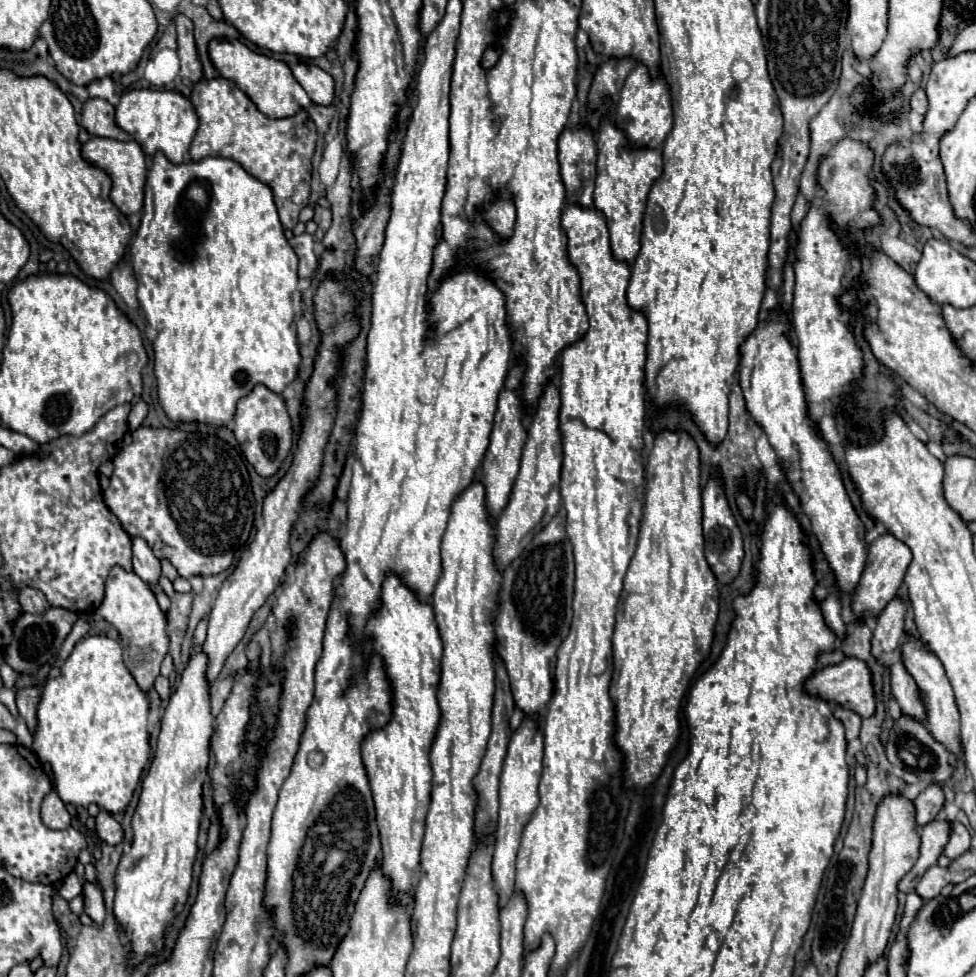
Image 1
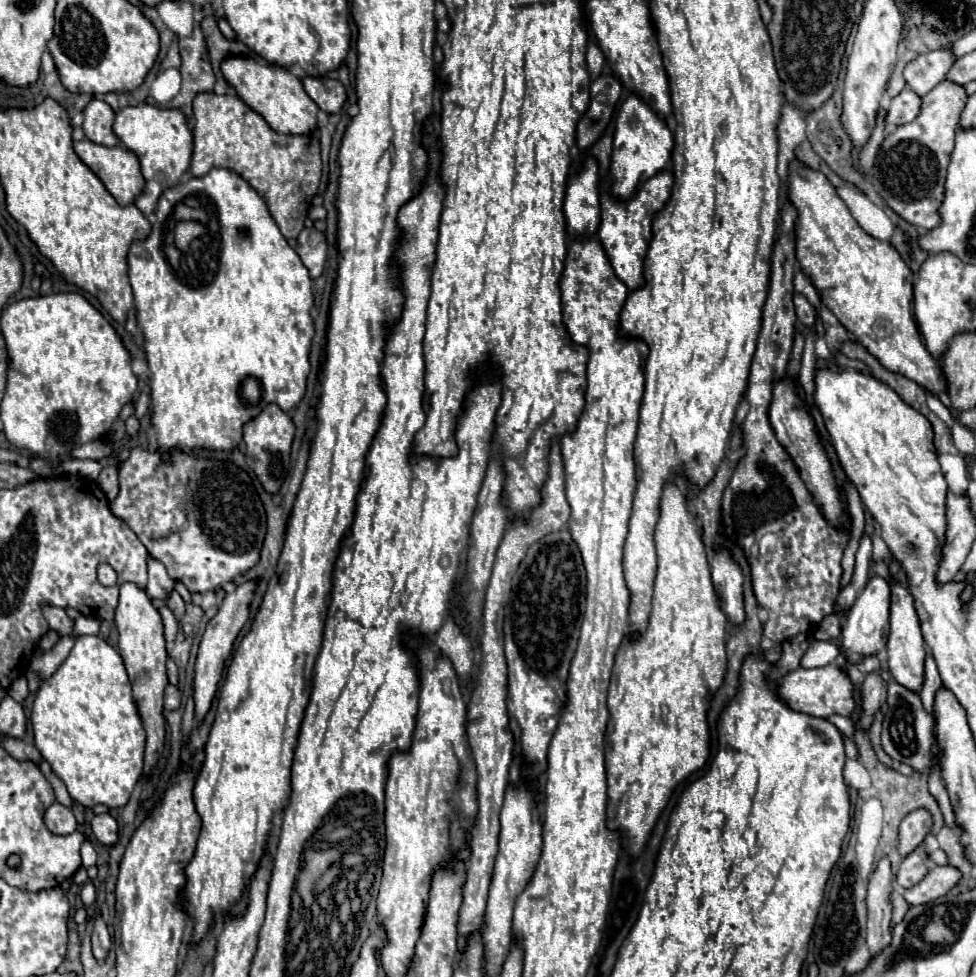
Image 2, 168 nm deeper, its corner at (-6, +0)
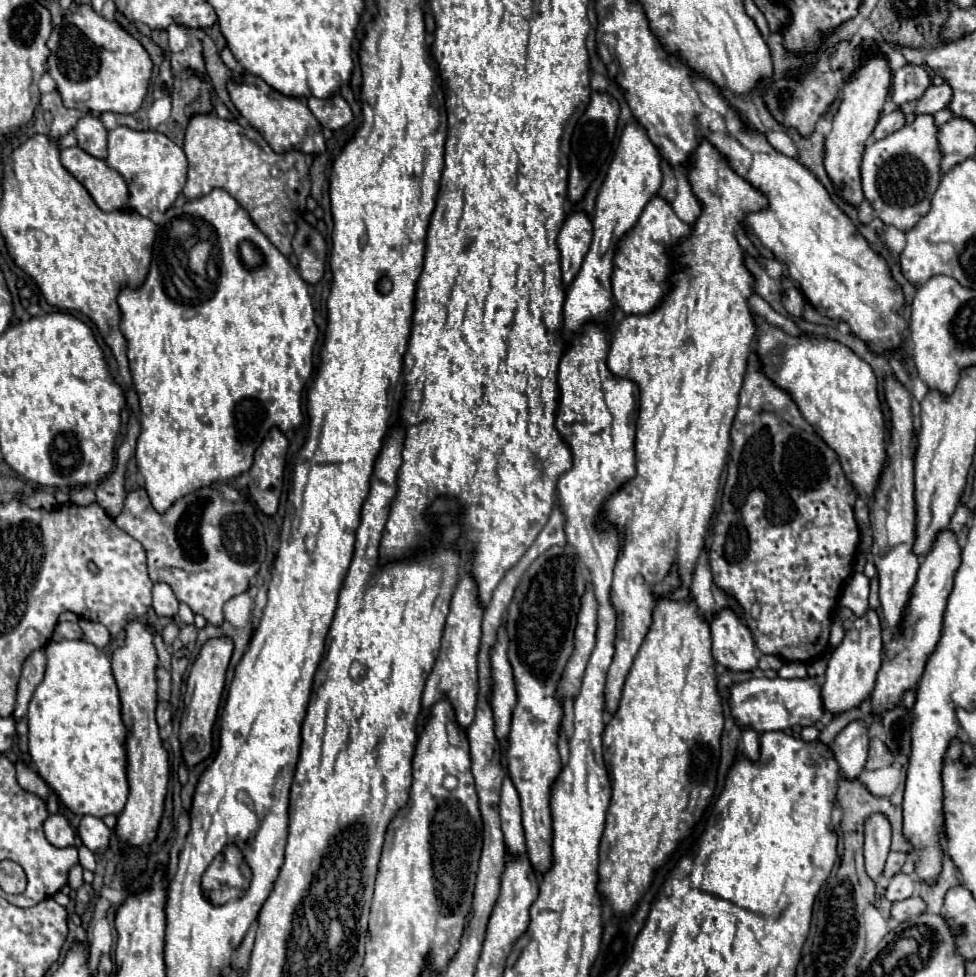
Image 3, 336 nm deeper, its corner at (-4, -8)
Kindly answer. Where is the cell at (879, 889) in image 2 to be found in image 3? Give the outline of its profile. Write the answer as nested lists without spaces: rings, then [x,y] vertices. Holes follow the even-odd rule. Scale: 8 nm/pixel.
[[[874,813],[864,823],[864,859],[866,871],[874,881],[882,879],[882,869],[890,853],[890,821],[882,813]]]

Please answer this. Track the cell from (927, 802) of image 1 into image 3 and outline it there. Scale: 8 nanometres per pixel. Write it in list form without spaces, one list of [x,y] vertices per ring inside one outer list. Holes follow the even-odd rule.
[[[890,851],[888,859],[886,859],[886,865],[884,865],[884,871],[882,871],[882,877],[890,879],[892,875],[896,875],[896,873],[902,869],[904,859],[906,859],[906,853],[896,853],[896,851]]]

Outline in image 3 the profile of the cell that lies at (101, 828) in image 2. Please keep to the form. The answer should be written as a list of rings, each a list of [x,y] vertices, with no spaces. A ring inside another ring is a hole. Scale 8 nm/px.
[[[84,815],[78,825],[78,837],[92,853],[104,853],[110,845],[112,831],[104,825],[102,819],[94,815]]]

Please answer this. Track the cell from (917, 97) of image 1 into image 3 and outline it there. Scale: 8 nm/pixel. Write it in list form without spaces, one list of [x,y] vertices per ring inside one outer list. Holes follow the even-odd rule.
[[[890,111],[890,113],[886,113],[886,115],[880,117],[880,121],[878,121],[872,137],[874,139],[882,139],[882,137],[898,131],[900,127],[904,127],[904,115],[898,113],[898,111]]]

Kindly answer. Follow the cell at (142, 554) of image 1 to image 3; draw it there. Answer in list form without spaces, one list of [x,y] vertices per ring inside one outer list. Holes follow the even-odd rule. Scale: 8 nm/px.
[[[156,583],[154,589],[152,589],[152,595],[154,595],[152,607],[154,607],[154,611],[156,611],[158,617],[168,617],[168,619],[172,619],[172,617],[178,613],[178,599],[174,597],[170,585],[166,585],[166,583]]]

